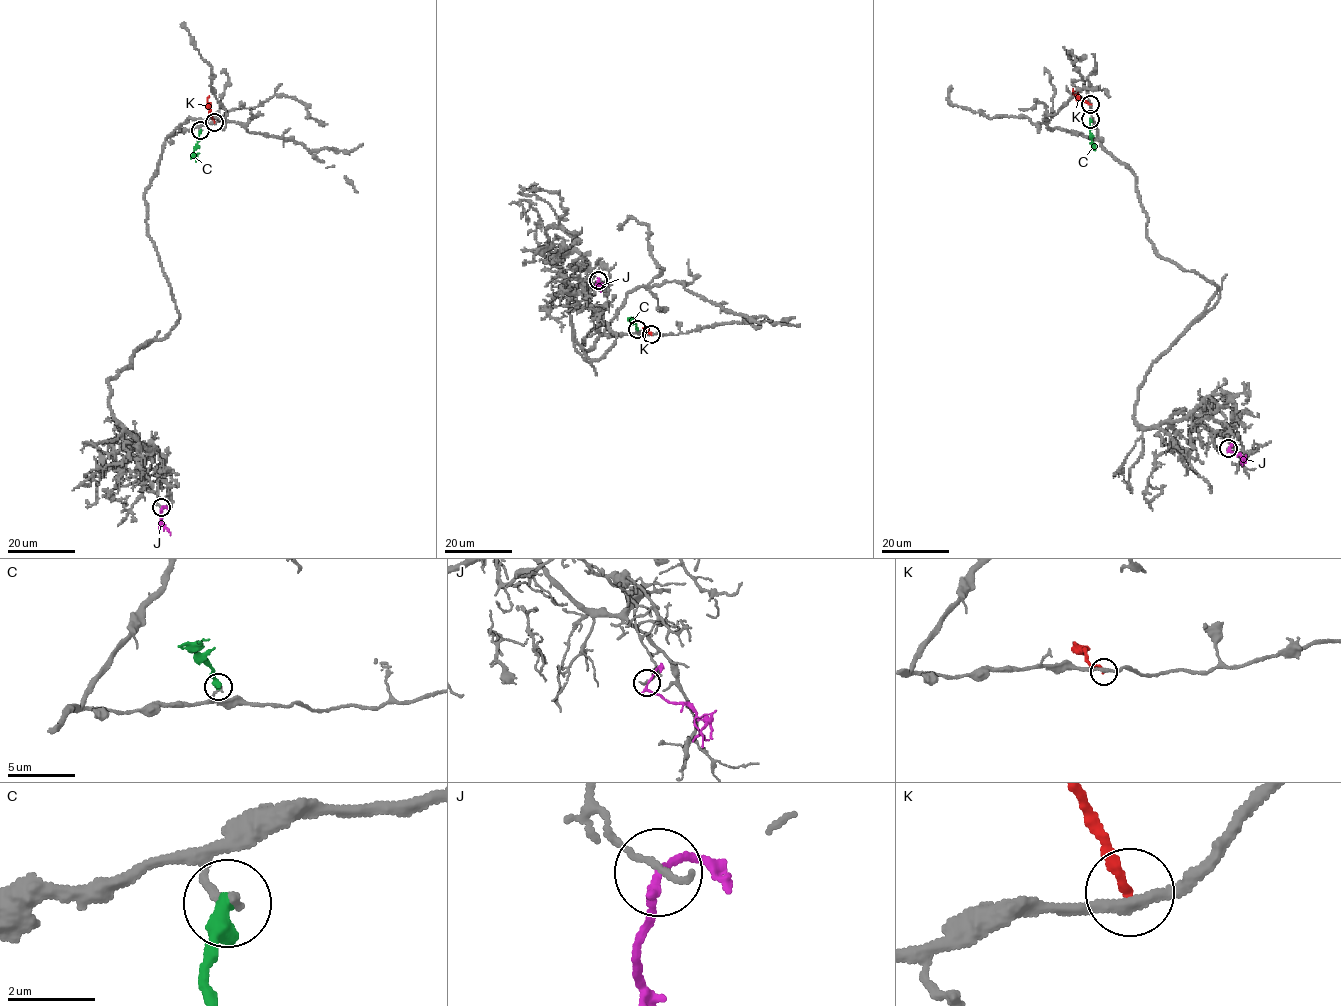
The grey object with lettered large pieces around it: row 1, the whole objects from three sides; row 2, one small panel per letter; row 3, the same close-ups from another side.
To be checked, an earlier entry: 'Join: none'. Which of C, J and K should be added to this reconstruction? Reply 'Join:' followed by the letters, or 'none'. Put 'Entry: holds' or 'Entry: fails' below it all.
Join: none
Entry: holds

